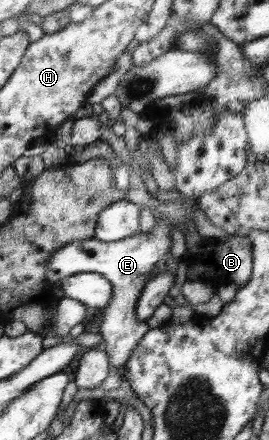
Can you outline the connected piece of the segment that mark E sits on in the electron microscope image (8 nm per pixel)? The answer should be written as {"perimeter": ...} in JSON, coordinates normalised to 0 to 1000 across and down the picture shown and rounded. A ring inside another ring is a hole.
{"perimeter":[[[528,309],[528,320],[509,330],[509,343],[480,341],[494,389],[483,391],[483,420],[468,459],[509,473],[524,466],[558,473],[580,502],[576,516],[558,527],[543,532],[517,530],[431,550],[368,548],[357,539],[331,548],[279,548],[216,566],[216,570],[201,570],[178,591],[178,632],[197,643],[249,627],[286,625],[286,620],[368,620],[368,625],[390,627],[413,641],[416,677],[387,702],[368,757],[390,775],[383,791],[401,802],[409,827],[435,834],[435,843],[457,864],[468,864],[461,848],[494,793],[509,789],[524,768],[561,748],[543,732],[513,723],[506,693],[528,670],[528,661],[535,661],[535,650],[550,643],[554,623],[584,611],[584,602],[599,598],[599,591],[632,575],[639,539],[628,511],[651,507],[654,516],[691,532],[677,502],[684,498],[714,498],[714,489],[699,482],[706,473],[613,464],[565,445],[539,425],[539,414],[524,405],[532,384],[524,384],[524,375],[509,373],[502,357],[517,348],[554,370],[550,348],[595,341],[591,323],[572,318],[543,320],[539,309]]]}

